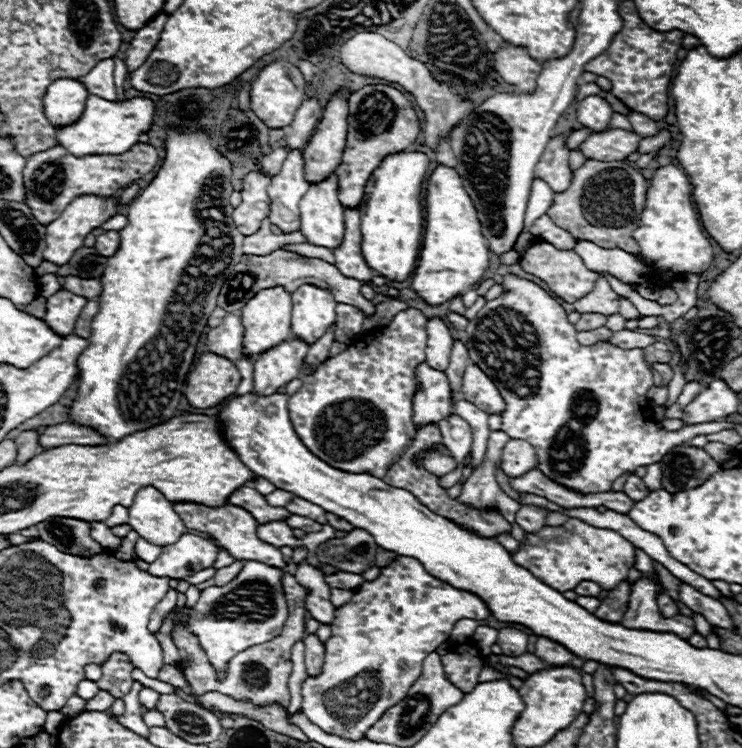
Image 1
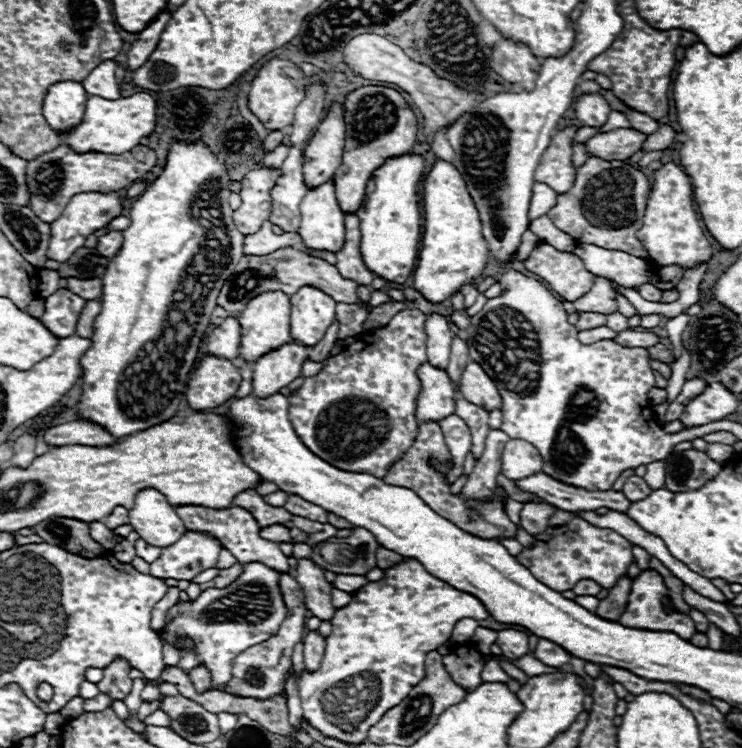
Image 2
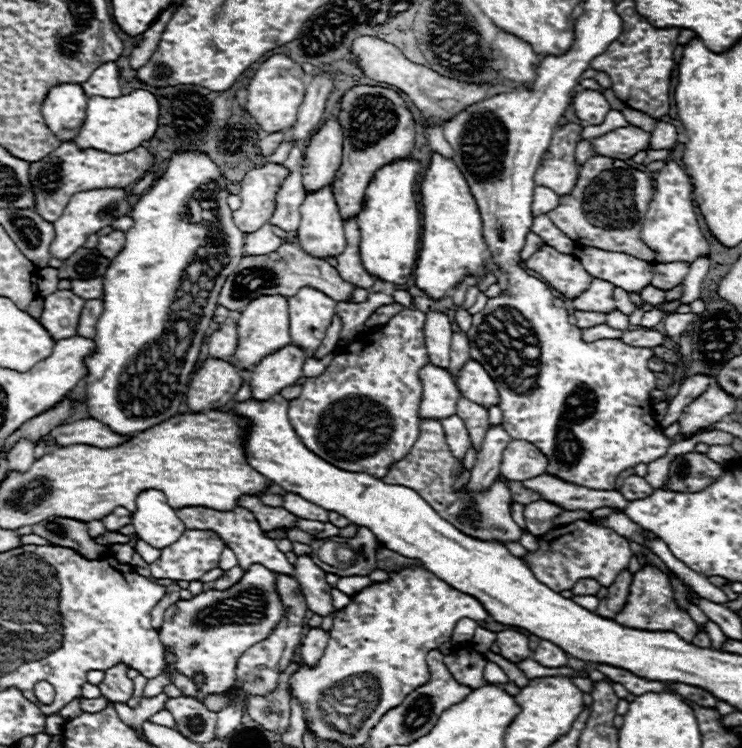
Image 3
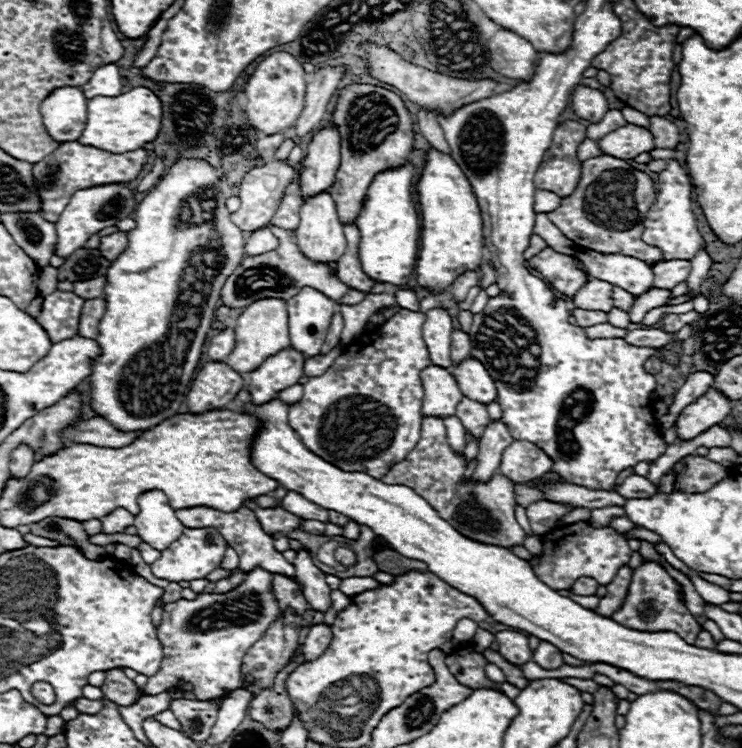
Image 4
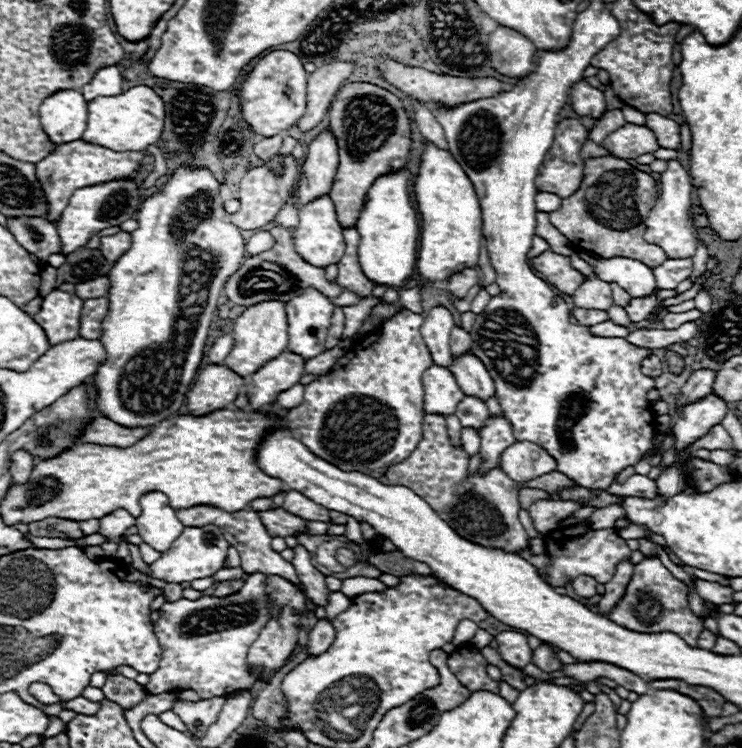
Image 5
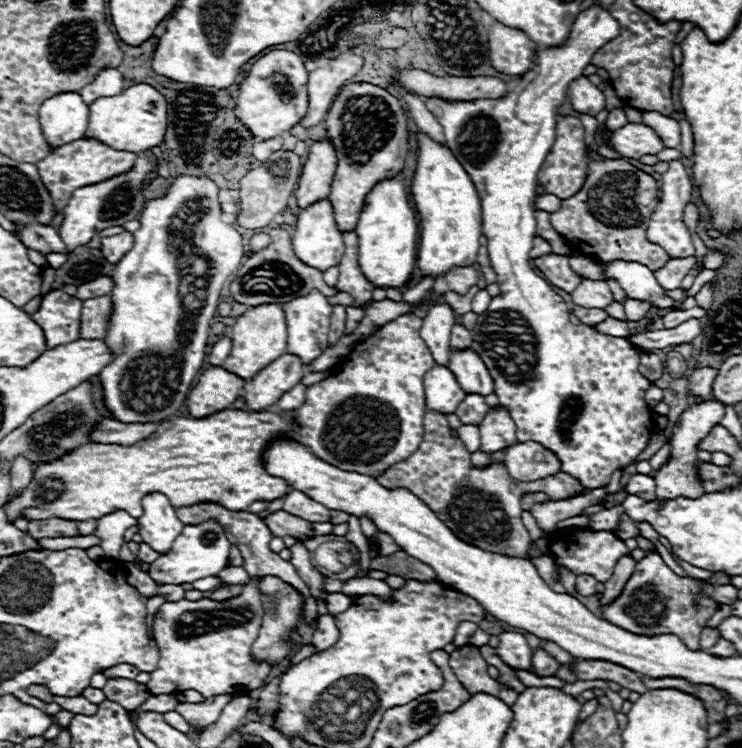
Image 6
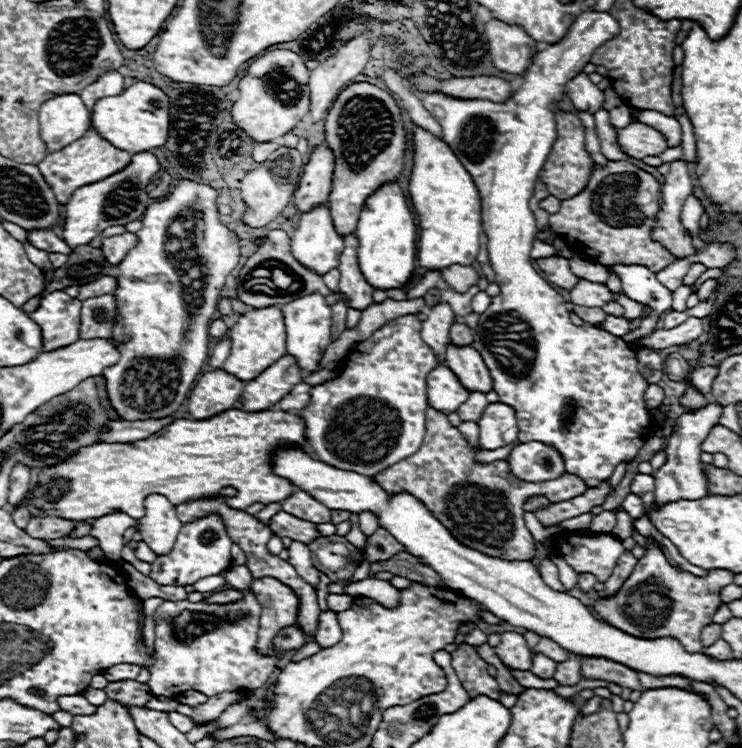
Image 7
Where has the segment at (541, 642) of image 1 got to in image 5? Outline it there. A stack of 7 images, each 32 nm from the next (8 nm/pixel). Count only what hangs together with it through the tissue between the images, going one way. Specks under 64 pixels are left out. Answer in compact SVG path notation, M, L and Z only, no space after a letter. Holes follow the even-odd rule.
M540 646L534 650L534 656L532 656L532 664L538 666L542 672L556 672L562 664L560 660L552 654L552 650L548 646Z

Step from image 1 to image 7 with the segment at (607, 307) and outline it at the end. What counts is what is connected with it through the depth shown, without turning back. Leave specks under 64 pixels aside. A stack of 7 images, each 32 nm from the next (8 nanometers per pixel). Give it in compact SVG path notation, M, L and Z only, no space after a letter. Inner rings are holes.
M580 280L570 290L570 300L572 304L578 304L578 306L600 306L602 308L606 302L610 302L610 290L604 284Z

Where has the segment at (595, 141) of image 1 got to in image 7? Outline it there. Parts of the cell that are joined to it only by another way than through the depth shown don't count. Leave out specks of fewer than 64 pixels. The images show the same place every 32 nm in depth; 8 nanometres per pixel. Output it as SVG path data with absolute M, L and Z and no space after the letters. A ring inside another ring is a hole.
M632 122L618 130L618 144L626 150L626 154L638 160L646 156L660 156L668 148L666 136L642 122Z

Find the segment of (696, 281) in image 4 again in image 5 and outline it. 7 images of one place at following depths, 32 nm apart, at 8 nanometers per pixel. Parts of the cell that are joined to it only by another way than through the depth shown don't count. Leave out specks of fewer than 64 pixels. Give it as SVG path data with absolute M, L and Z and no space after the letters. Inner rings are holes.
M698 242L696 246L696 254L694 254L694 268L692 268L692 280L696 280L704 270L706 270L706 260L708 260L708 250L702 242Z

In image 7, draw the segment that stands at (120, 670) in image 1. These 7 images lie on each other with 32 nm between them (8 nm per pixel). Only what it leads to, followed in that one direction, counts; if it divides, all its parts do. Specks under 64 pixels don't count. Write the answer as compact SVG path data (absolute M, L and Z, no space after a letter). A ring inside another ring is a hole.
M122 680L122 682L110 682L106 688L108 698L114 698L118 702L124 702L124 706L128 704L146 704L148 698L152 698L150 690L146 684L140 684L136 680Z

